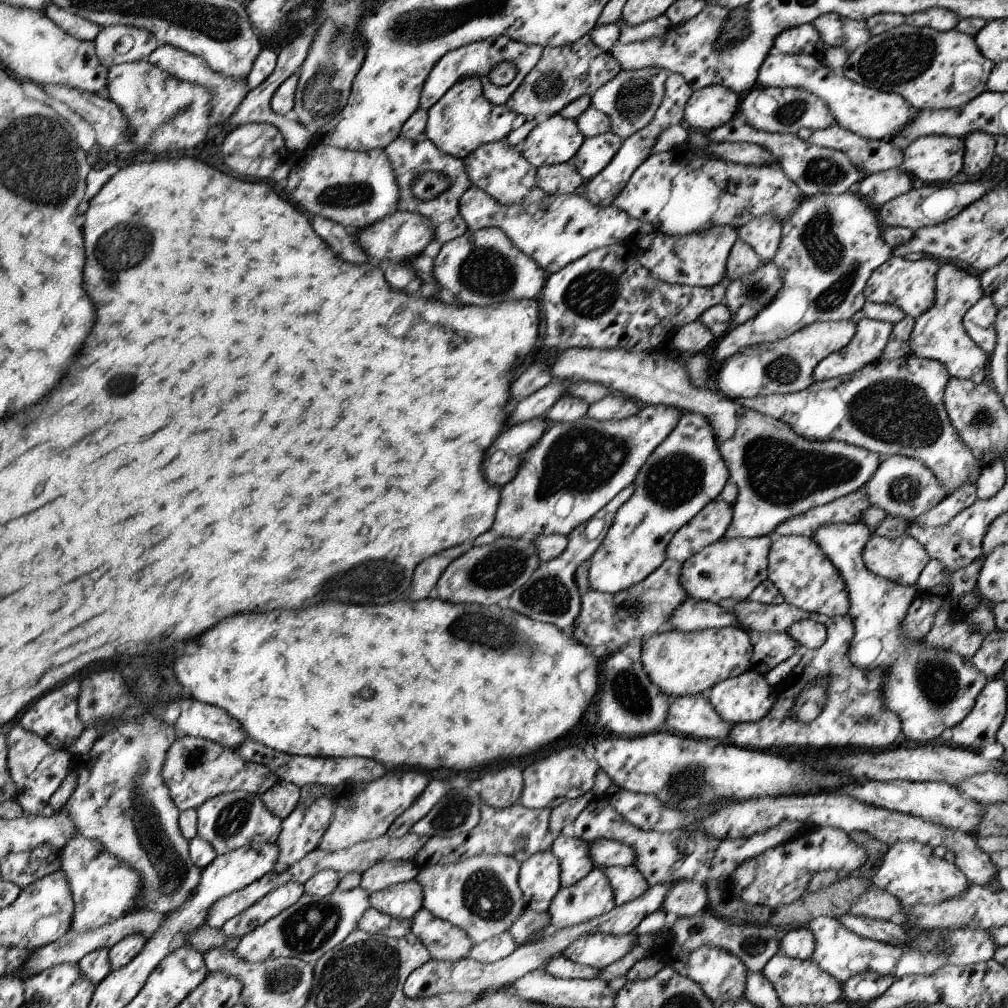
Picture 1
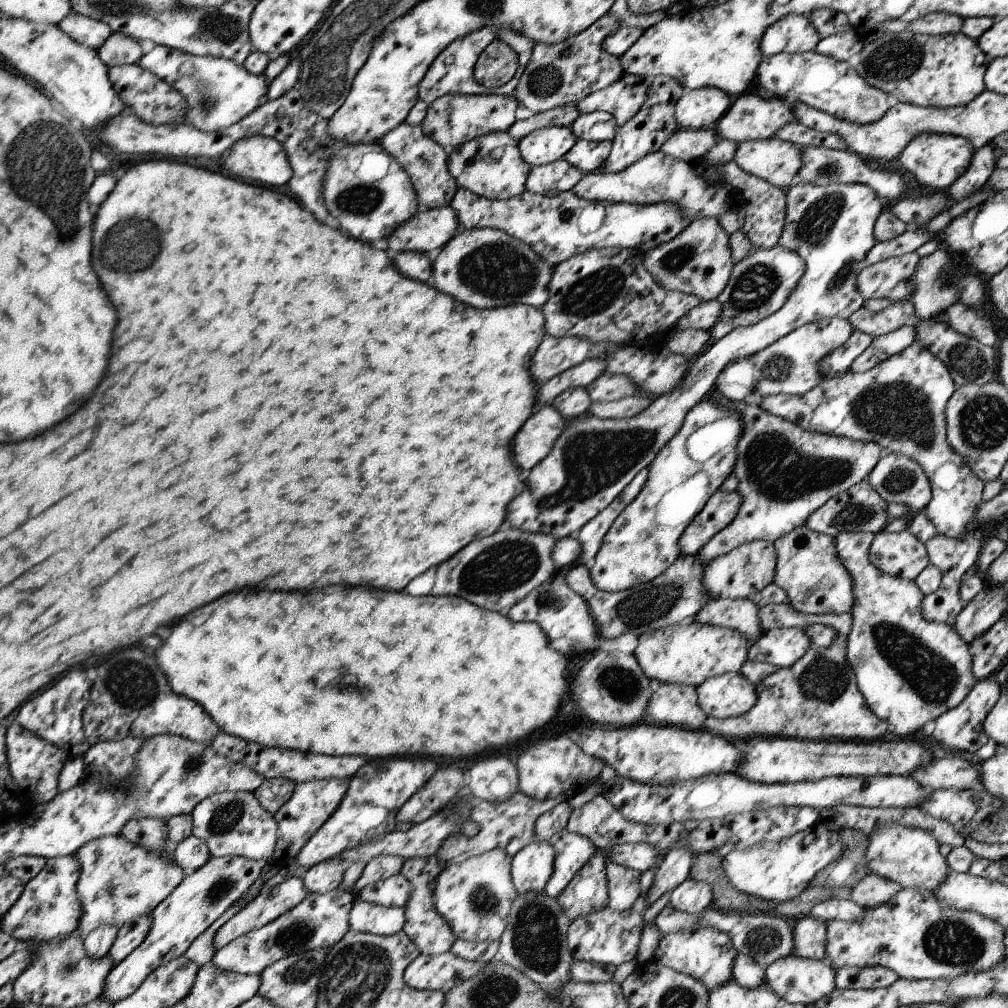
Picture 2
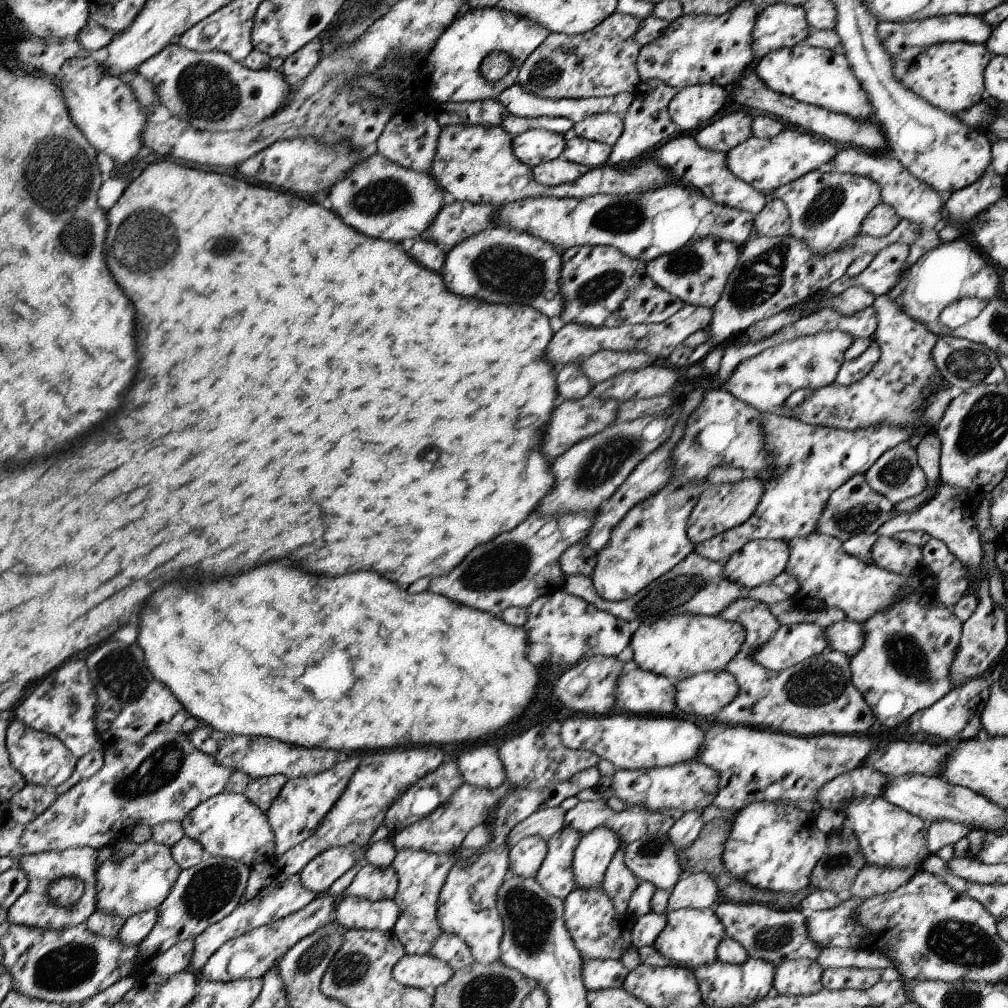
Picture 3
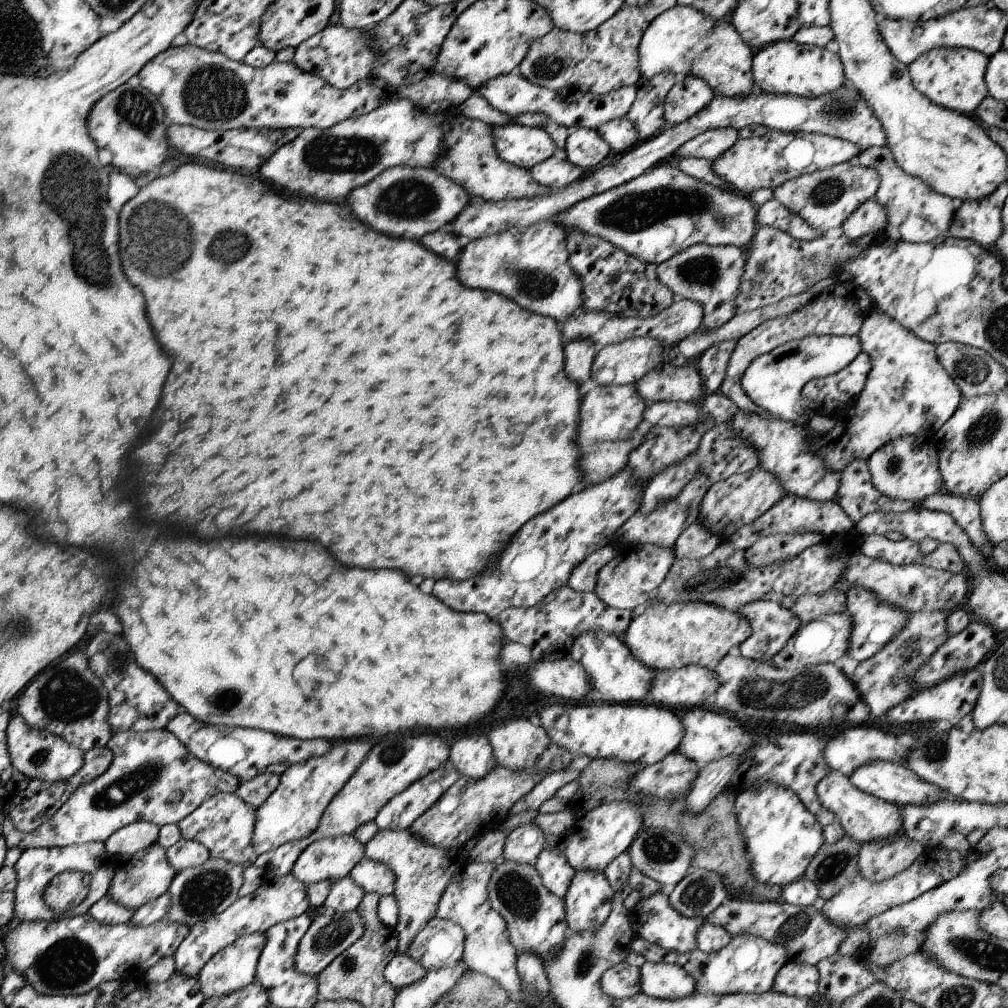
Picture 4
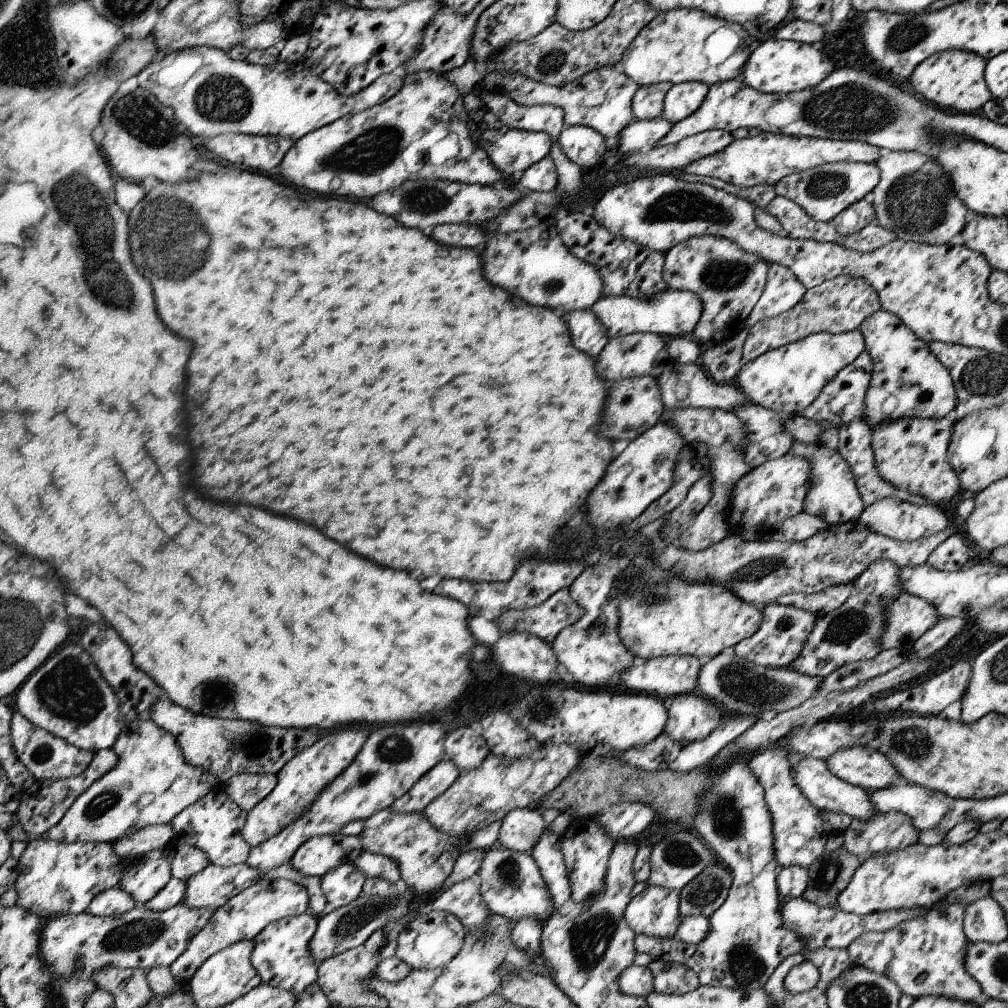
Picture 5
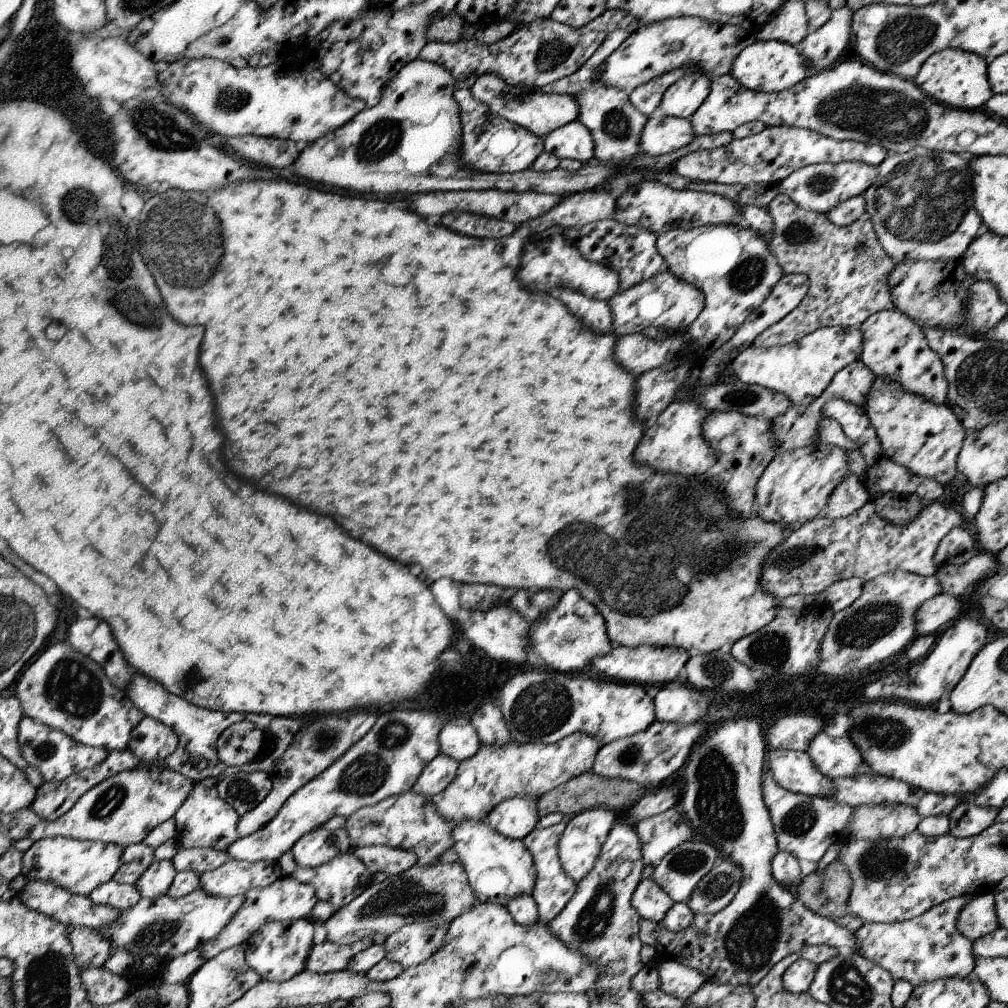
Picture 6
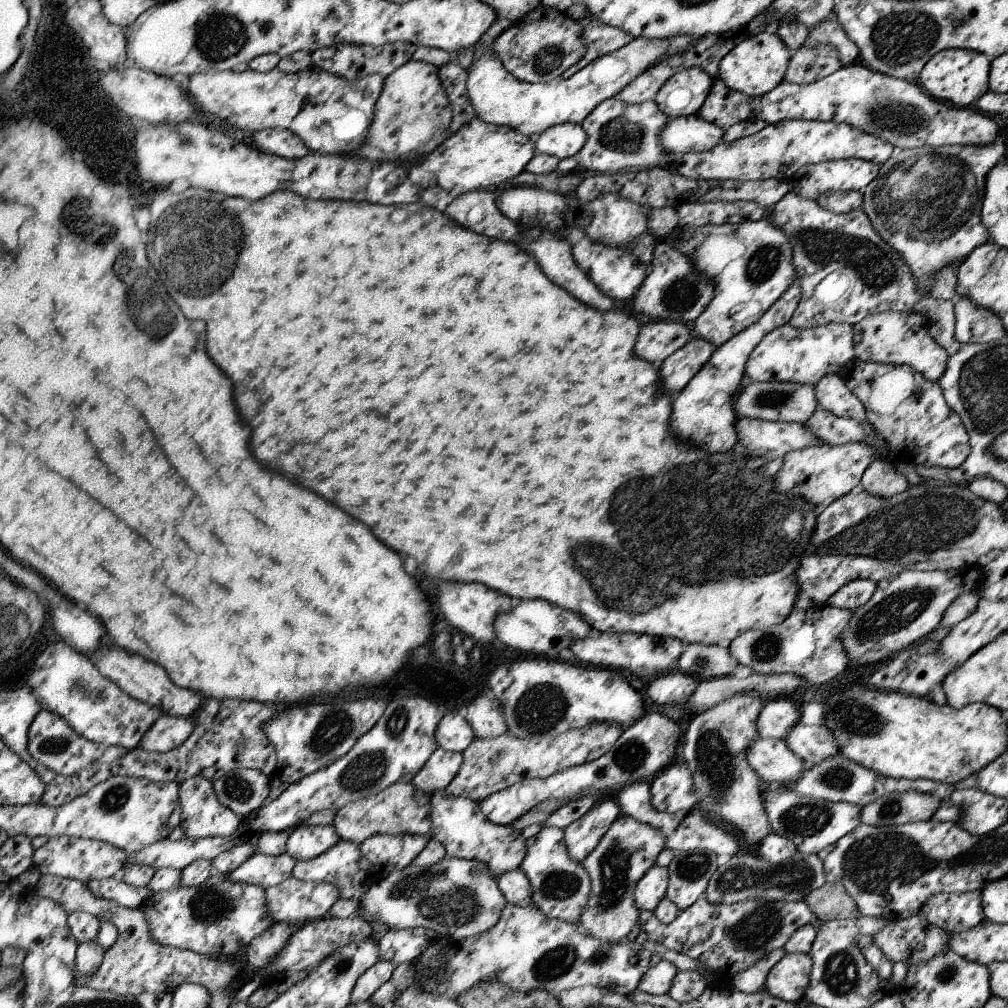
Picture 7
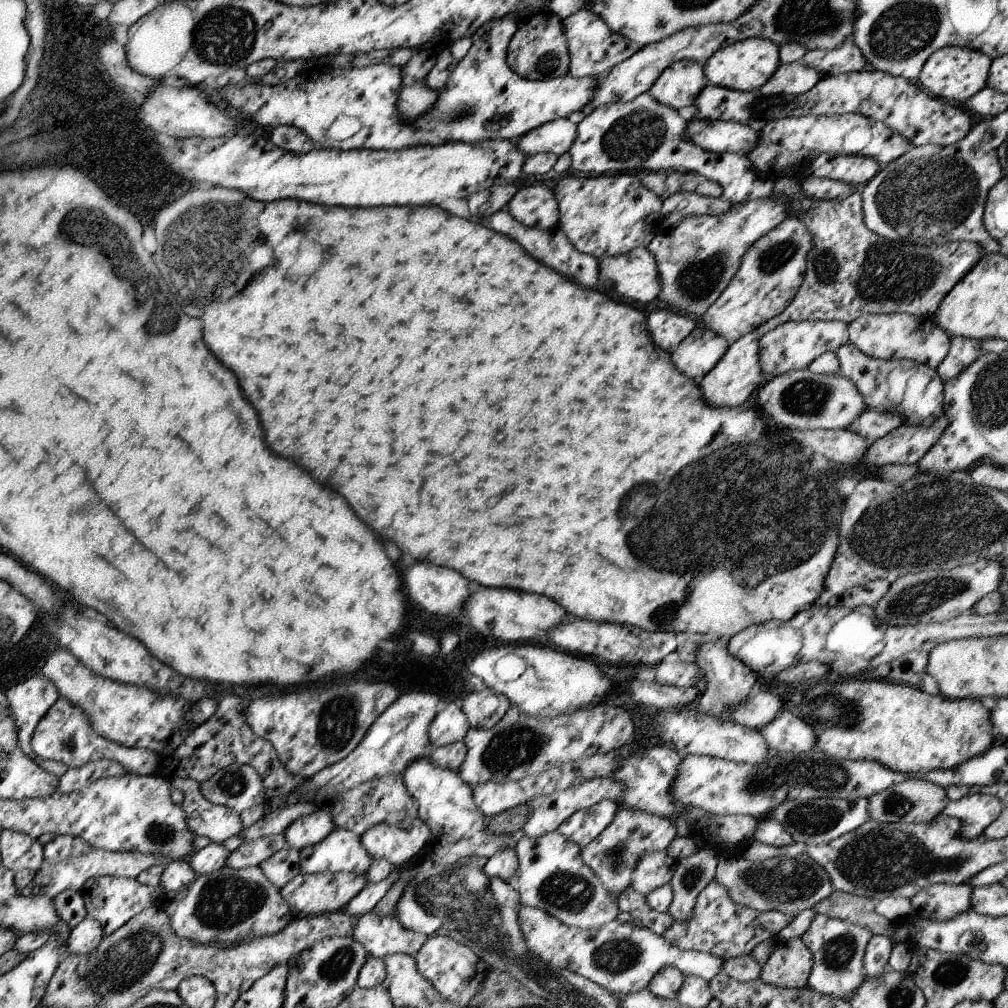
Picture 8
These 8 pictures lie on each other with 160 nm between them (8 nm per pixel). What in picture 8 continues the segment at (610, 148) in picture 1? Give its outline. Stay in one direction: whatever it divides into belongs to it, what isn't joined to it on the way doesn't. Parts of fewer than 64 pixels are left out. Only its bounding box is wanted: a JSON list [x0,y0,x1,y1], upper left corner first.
[516,118,577,157]

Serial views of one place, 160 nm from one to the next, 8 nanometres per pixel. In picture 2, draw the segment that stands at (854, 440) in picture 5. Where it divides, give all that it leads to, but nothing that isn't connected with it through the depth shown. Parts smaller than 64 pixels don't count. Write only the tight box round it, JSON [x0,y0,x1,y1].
[805,479,890,537]

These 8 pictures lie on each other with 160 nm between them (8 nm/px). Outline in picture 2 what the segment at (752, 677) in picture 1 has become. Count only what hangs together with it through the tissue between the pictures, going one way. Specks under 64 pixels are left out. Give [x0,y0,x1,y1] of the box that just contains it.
[697,671,758,719]

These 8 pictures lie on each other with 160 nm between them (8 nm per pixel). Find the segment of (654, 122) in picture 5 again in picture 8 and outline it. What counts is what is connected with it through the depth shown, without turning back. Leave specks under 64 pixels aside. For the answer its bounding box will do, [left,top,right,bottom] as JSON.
[687,117,759,153]

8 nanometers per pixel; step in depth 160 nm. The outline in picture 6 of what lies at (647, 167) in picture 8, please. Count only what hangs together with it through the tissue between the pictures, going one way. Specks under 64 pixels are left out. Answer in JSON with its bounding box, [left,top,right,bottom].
[540,30,647,166]

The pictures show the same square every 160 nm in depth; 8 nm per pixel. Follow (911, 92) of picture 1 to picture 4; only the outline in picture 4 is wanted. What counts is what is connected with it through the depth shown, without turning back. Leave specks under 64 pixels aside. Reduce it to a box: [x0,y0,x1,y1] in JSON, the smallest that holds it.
[907,47,989,115]

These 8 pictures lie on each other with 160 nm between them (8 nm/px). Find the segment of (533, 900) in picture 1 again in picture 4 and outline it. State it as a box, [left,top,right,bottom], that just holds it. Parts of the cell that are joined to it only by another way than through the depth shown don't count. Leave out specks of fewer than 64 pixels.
[502,822,546,865]

